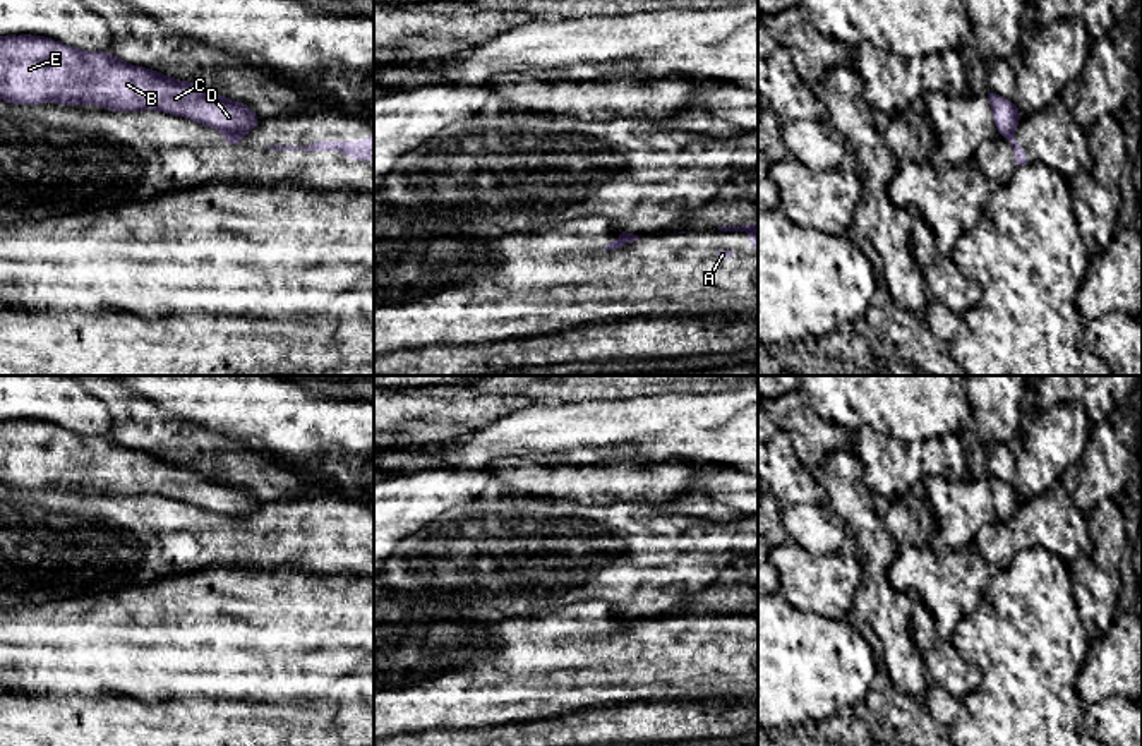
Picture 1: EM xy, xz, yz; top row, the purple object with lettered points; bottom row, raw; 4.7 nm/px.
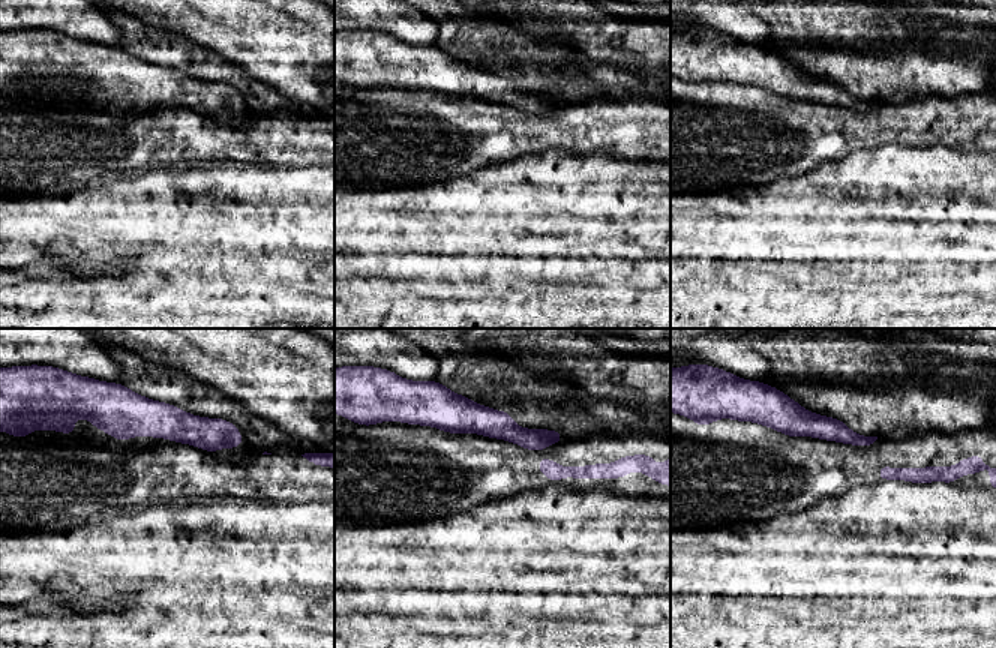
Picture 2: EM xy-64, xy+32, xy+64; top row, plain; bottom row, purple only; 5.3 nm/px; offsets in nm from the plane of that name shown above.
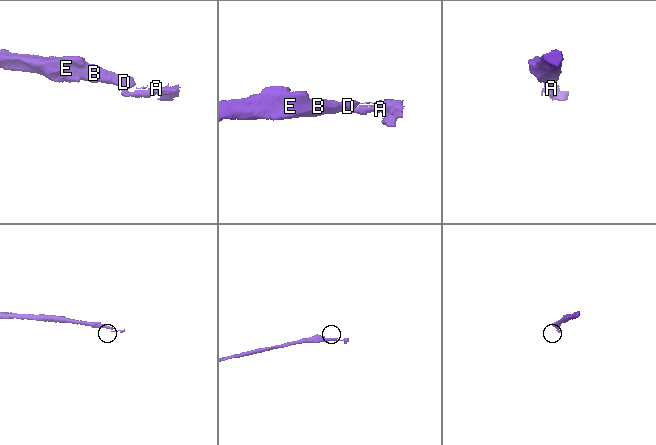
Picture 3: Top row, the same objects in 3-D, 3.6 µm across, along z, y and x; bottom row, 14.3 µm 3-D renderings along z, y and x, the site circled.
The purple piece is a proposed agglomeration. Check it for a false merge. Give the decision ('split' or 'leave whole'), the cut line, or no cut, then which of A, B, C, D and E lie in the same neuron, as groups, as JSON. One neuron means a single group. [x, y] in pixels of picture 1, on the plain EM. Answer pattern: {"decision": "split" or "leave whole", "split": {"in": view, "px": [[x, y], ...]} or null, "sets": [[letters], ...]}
{"decision": "split", "split": {"in": "xy", "px": [[223, 515], [240, 520]]}, "sets": [["A"], ["B", "C", "D", "E"]]}

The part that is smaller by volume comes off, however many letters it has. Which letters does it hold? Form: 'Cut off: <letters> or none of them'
Cut off: A

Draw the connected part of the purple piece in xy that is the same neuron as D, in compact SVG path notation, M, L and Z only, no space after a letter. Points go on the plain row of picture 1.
M0 420L0 484L10 489L77 487L110 496L165 496L245 520L261 502L242 487L194 466L132 449L111 436L86 436L48 420Z

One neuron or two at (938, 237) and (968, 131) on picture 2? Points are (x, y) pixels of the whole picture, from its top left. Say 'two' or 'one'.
two

